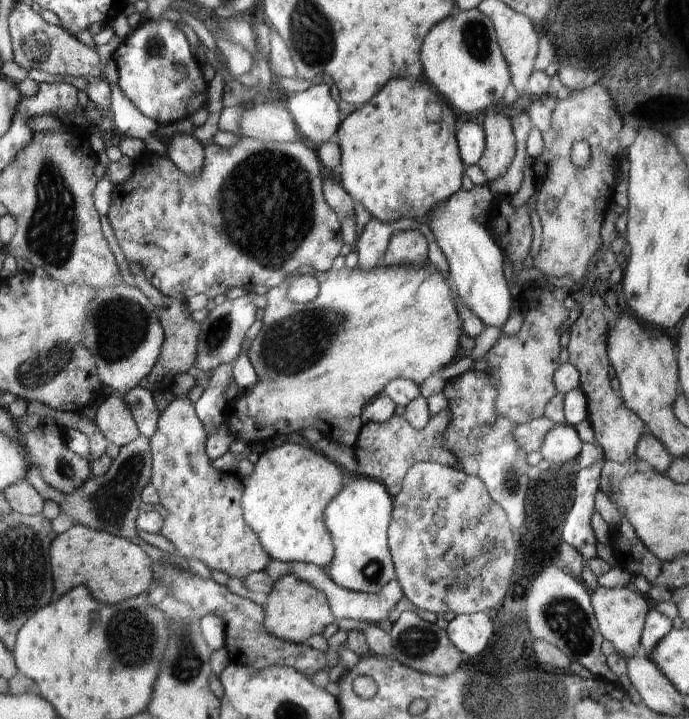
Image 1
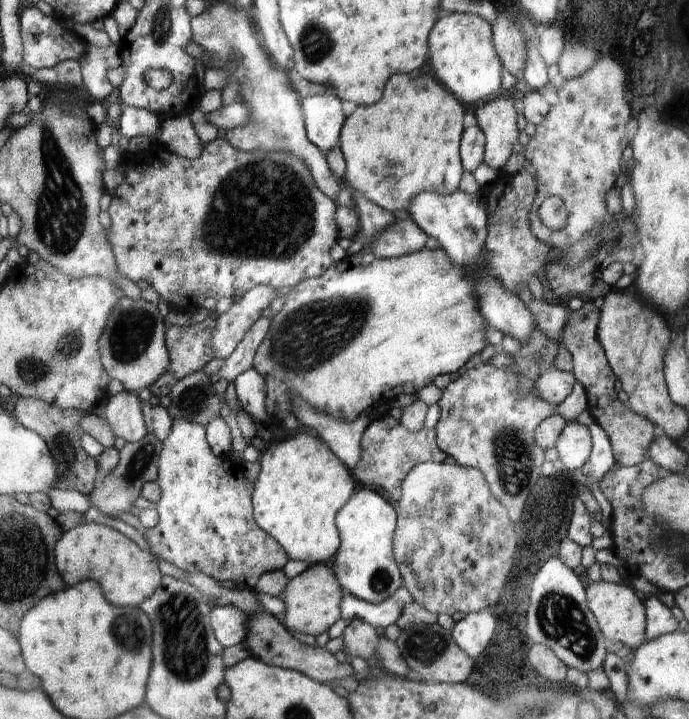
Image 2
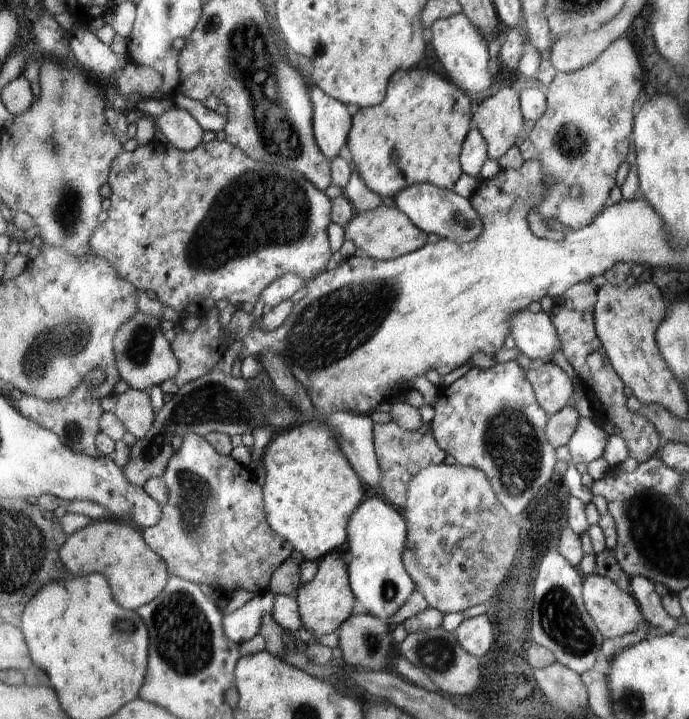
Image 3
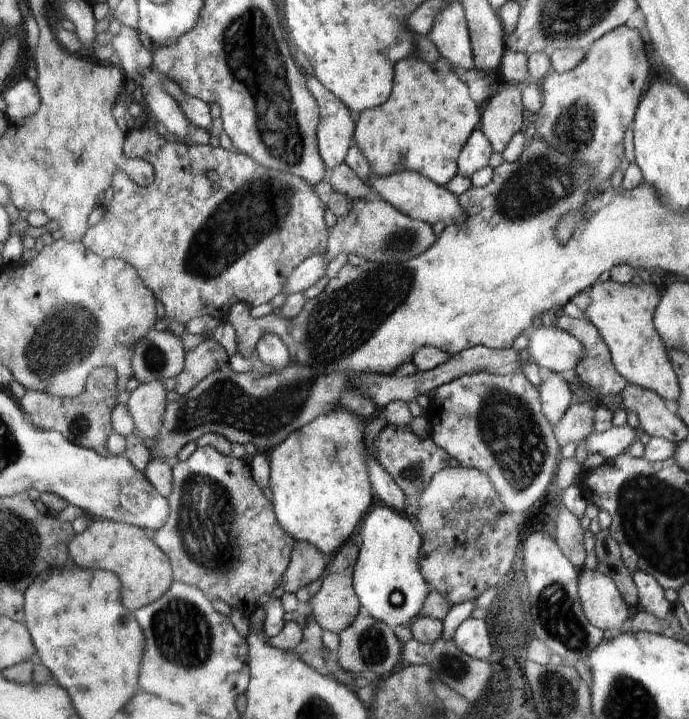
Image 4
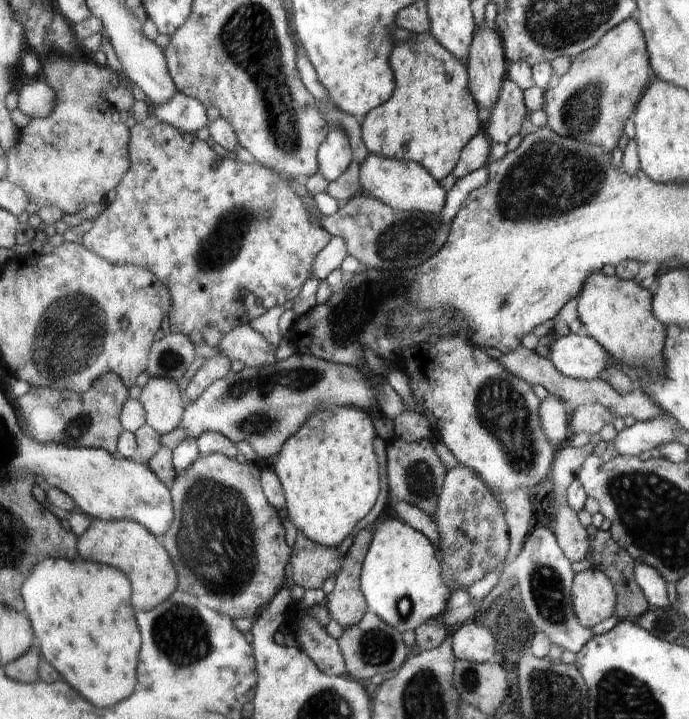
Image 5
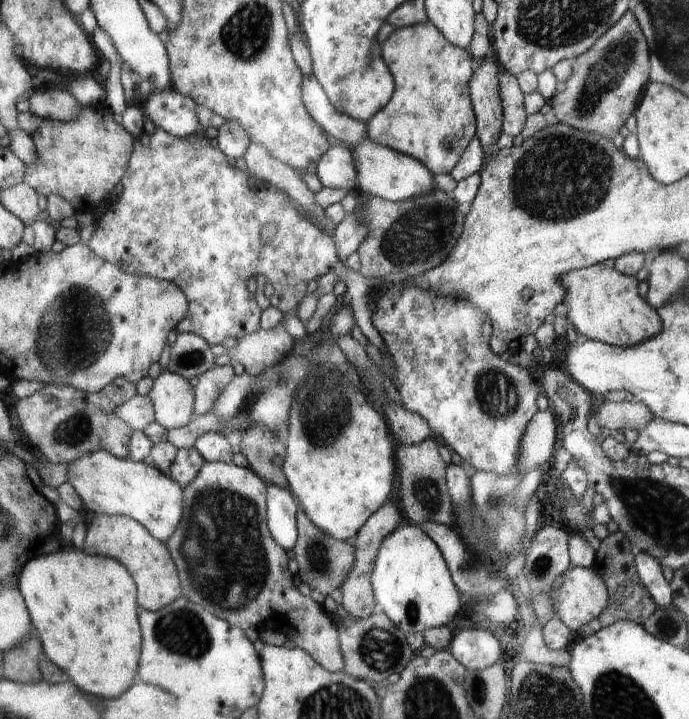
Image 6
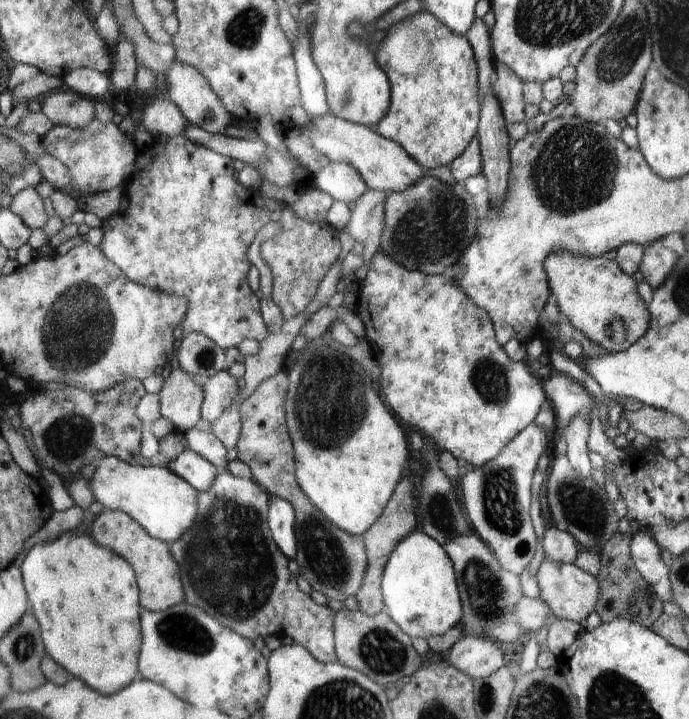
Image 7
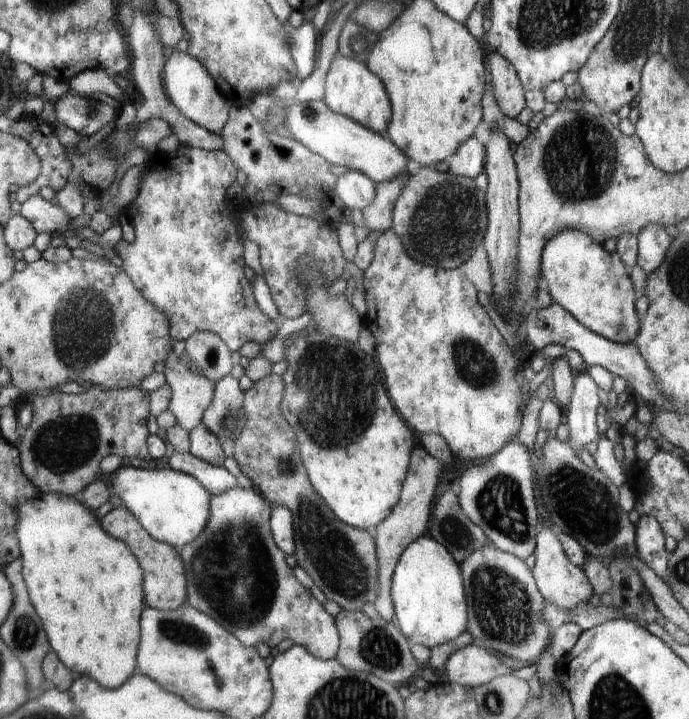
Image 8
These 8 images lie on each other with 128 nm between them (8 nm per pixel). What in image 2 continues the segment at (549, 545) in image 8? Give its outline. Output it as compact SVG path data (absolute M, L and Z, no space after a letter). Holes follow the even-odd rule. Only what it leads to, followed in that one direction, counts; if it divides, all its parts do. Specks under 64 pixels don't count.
M602 579L590 580L586 591L590 609L594 612L599 626L606 636L606 641L621 641L632 647L634 652L635 646L638 646L644 638L644 624L647 624L644 622L644 606L642 606L640 598L636 596L636 592L623 582L609 583Z

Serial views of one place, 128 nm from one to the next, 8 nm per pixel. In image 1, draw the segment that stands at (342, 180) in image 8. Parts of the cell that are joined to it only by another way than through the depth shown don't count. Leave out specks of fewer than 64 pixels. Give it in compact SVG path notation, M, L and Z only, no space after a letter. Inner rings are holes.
M325 83L290 94L287 111L306 142L314 149L328 143L341 125L338 104L330 96Z

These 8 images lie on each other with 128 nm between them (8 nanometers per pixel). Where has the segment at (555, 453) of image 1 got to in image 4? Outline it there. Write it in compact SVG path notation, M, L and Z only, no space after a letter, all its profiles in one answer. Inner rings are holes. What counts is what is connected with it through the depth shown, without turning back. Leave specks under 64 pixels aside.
M624 424L621 427L612 427L606 432L599 433L593 430L586 438L586 448L588 453L602 454L606 459L617 457L625 453L633 442L638 439L640 426L632 427Z

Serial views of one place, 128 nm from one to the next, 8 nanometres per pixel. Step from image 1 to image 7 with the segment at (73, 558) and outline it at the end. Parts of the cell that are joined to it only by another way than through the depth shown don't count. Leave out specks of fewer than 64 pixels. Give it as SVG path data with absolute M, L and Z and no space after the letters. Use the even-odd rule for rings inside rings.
M102 511L94 517L91 536L100 545L116 550L116 554L122 554L134 567L140 585L140 602L144 602L146 610L163 611L186 601L179 563L171 553L170 544L152 538L131 515L124 511Z

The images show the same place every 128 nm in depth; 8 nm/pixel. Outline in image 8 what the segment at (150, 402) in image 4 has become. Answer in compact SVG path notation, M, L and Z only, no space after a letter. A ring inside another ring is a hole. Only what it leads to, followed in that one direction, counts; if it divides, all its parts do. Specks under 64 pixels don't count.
M170 351L165 362L164 371L167 383L171 386L171 402L168 410L177 418L177 424L185 427L189 432L202 422L202 414L211 405L215 396L215 382L202 372L192 372L184 366L184 361L178 358L174 351Z

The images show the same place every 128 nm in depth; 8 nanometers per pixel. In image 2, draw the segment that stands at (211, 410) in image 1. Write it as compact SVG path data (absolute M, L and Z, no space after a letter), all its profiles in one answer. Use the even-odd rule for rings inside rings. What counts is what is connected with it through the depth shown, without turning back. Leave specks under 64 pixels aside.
M260 317L256 320L215 378L224 382L232 382L239 374L252 369L255 352L268 334L270 326L271 320L268 317Z

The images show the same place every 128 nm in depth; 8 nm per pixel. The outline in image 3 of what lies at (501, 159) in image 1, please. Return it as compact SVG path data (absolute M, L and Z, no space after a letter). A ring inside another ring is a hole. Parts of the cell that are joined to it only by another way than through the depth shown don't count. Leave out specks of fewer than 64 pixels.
M504 87L496 94L480 103L480 108L473 118L476 128L488 141L488 156L499 159L518 144L518 136L522 134L522 102L518 102L516 89Z

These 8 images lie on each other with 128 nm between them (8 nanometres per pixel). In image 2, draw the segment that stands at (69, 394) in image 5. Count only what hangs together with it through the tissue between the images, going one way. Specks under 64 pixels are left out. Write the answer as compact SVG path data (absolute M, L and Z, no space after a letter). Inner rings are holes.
M18 397L17 403L16 404L10 404L10 405L15 405L15 407L11 407L11 408L13 408L13 411L16 413L16 420L22 426L24 426L25 429L36 431L38 434L43 435L43 437L45 439L47 439L47 442L50 444L51 450L54 452L55 461L57 463L59 463L59 472L61 474L61 481L63 482L63 486L65 488L70 488L74 491L78 491L78 492L81 492L81 493L90 493L94 488L94 480L96 480L96 471L99 468L98 468L96 459L94 457L92 457L91 455L89 455L87 453L87 451L85 451L83 449L82 438L85 435L85 430L82 429L82 426L80 425L80 421L82 420L82 418L84 416L90 414L91 412L80 411L78 409L63 409L63 408L60 408L58 405L55 405L55 404L52 404L52 403L47 403L45 400L32 398L32 397Z

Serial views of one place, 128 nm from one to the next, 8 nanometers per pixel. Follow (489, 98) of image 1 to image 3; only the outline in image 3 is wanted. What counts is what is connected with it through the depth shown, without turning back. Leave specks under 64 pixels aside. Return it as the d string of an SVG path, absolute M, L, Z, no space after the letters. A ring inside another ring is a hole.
M463 12L437 20L430 28L430 42L452 80L466 93L478 94L490 86L488 50L479 28Z

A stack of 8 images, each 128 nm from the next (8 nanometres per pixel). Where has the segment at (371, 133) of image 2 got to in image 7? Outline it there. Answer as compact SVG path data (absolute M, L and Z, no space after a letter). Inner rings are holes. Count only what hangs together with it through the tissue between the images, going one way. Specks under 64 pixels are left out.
M425 6L402 20L402 26L400 22L398 26L392 26L376 50L377 63L380 62L380 66L388 70L388 78L392 78L392 104L387 116L374 129L403 146L423 168L425 175L437 166L449 166L468 148L476 134L481 100L478 100L479 68L476 68L474 53L465 35L456 34L444 26Z

